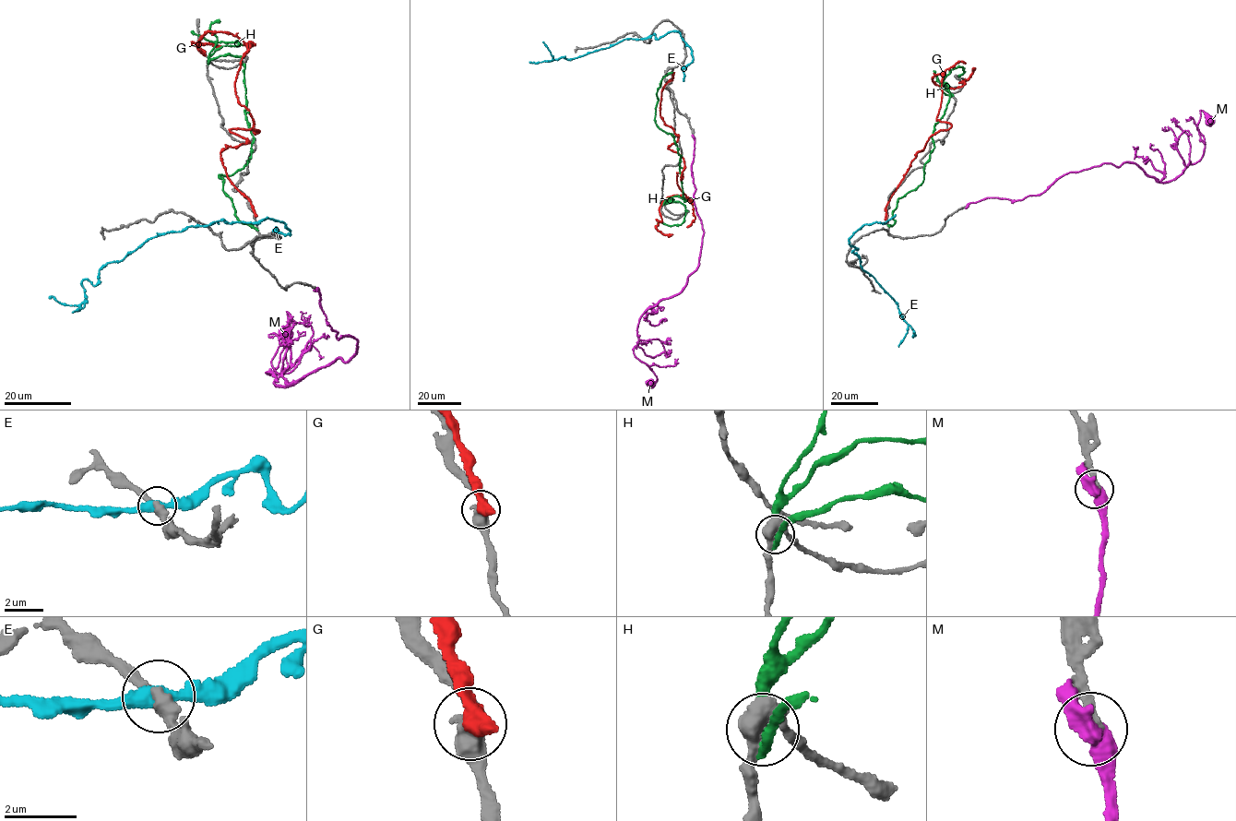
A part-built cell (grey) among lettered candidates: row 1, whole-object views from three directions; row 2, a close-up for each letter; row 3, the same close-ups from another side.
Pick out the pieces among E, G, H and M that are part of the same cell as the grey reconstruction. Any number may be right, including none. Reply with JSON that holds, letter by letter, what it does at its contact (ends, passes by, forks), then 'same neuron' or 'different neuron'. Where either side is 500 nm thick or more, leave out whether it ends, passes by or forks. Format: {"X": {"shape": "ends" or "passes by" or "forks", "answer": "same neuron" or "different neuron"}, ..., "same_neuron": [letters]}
{"E": {"shape": "passes by", "answer": "different neuron"}, "G": {"answer": "different neuron"}, "H": {"shape": "passes by", "answer": "different neuron"}, "M": {"answer": "same neuron"}, "same_neuron": ["M"]}

